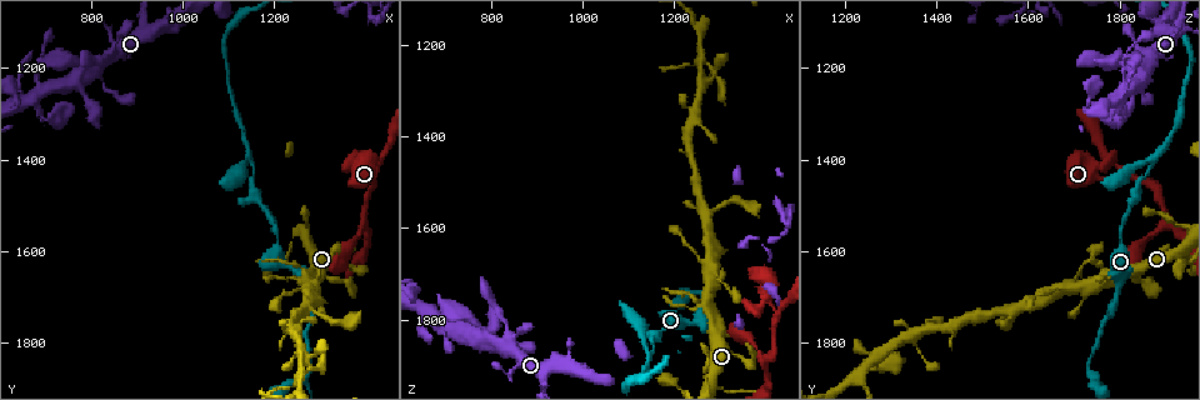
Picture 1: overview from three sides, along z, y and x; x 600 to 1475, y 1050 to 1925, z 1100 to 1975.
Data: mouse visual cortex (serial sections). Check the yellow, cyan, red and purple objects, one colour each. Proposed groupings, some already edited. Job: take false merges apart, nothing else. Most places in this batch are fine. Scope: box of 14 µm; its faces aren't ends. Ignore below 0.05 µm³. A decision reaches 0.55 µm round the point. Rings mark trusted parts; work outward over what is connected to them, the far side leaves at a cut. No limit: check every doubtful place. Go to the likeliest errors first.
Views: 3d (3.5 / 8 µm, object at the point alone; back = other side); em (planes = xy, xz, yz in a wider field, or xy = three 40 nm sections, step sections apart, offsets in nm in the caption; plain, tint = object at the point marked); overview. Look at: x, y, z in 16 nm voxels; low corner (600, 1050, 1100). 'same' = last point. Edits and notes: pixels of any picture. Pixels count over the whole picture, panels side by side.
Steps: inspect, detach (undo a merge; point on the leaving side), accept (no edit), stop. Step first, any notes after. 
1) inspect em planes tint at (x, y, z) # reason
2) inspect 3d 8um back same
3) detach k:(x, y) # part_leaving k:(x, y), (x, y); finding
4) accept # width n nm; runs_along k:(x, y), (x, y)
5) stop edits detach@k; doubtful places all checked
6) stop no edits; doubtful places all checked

inspect 3d 3.5um at (1415, 1435, 1800) # side arm on a straight run

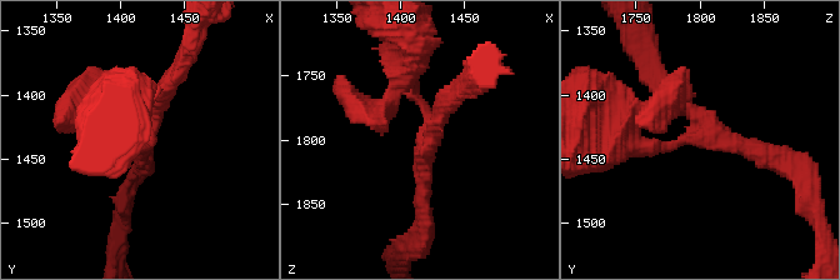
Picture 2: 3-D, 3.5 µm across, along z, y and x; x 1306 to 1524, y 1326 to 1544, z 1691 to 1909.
accept # arm_widths 200, 200, 250 nm; runs_along 2:(624, 136), (771, 159); one cell here

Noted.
inspect 3d 3.5um at (1270, 1870, 1735) # a fork

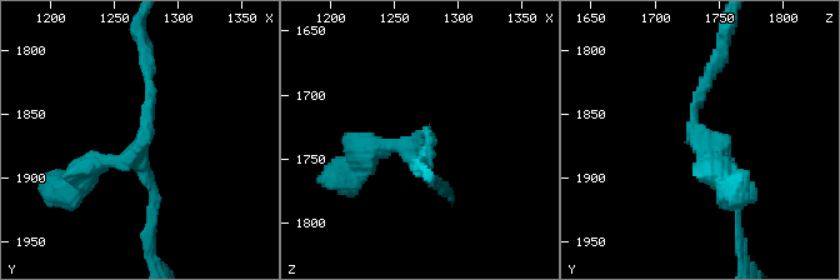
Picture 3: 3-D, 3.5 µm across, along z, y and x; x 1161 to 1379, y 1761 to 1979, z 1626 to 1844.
inspect em planes tint at (1272, 1868, 1734) # arms 3; arm_widths 150, 150, 250 nm

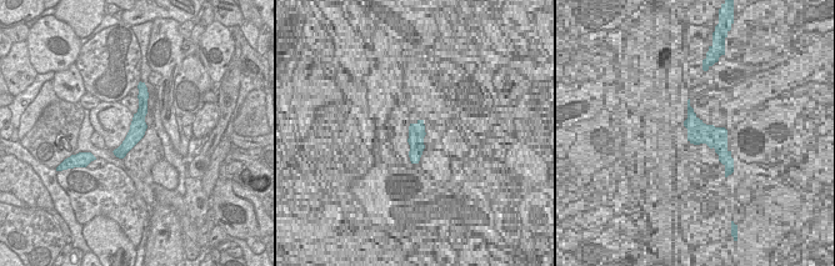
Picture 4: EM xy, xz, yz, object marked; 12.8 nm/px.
inspect em xy step 5 tint same

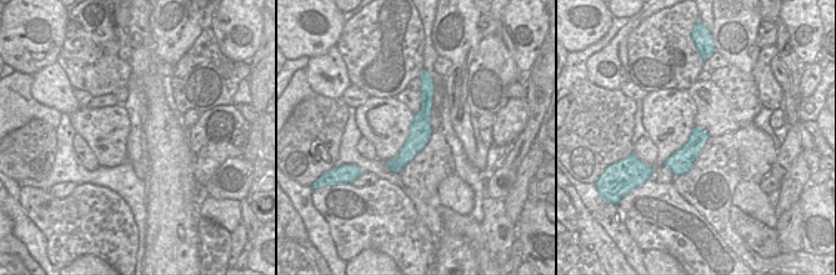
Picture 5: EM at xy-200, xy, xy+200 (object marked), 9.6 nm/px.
accept # runs_along 3:(148, 60), (144, 140), (83, 175); continuous, no second cell

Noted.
inspect em xy step 1 tint at (1145, 1405, 1880) # sharp bend

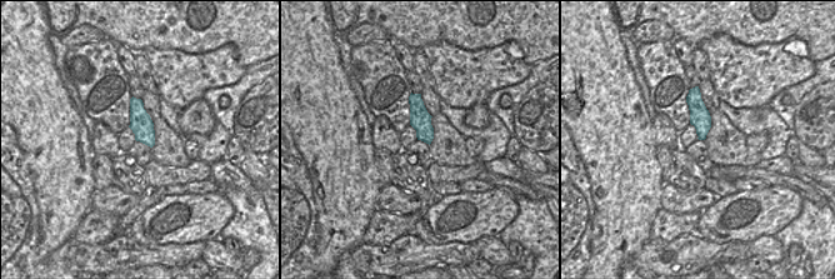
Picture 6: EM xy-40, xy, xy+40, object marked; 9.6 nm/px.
inspect 3d 3.5um same # see where the arms go

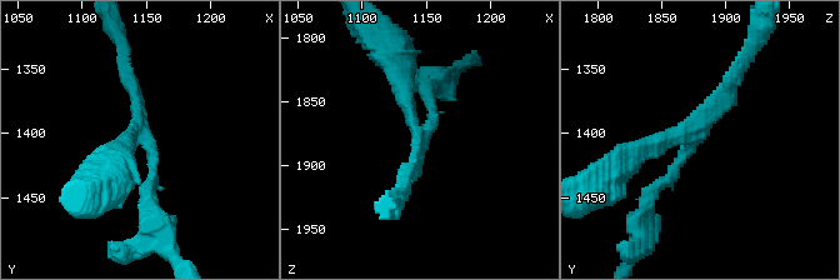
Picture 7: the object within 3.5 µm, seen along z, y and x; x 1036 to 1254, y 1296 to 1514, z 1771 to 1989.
accept # arms 3; arm_widths 150, 200, 250 nm; runs_along 7:(146, 198), (120, 159); one cell here

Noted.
stop no edits; doubtful places all checked

